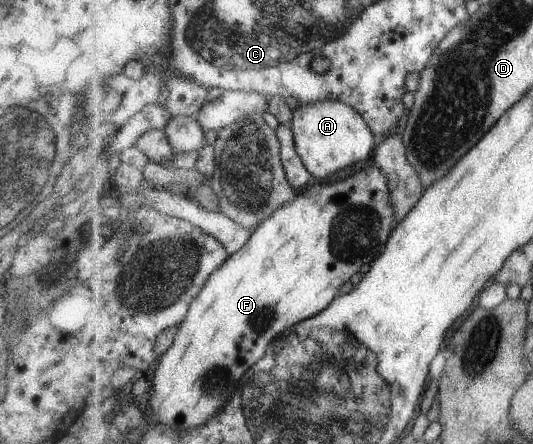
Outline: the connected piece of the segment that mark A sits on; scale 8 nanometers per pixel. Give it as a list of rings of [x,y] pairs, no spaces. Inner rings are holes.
[[[325,99],[300,103],[293,110],[291,127],[296,149],[314,182],[327,182],[347,172],[357,170],[355,164],[368,163],[379,142],[363,115],[350,104],[340,100]]]

